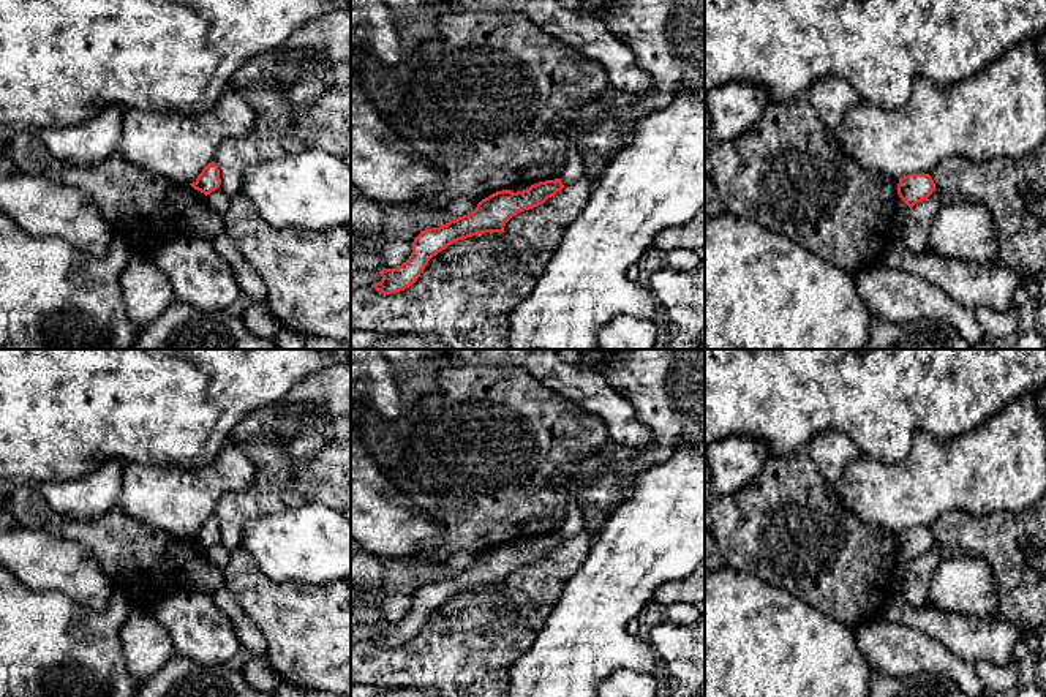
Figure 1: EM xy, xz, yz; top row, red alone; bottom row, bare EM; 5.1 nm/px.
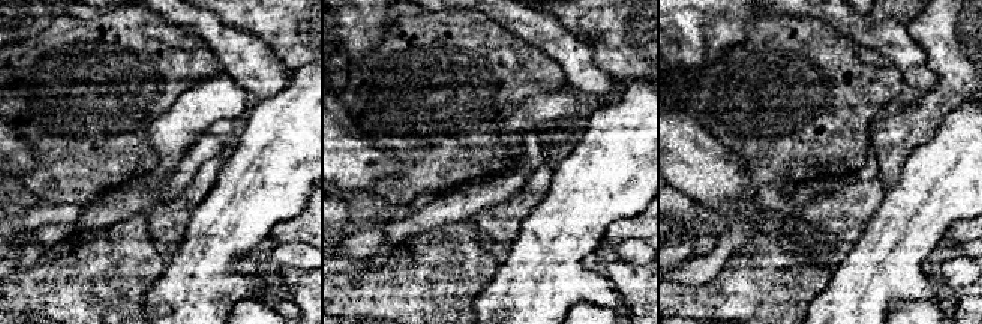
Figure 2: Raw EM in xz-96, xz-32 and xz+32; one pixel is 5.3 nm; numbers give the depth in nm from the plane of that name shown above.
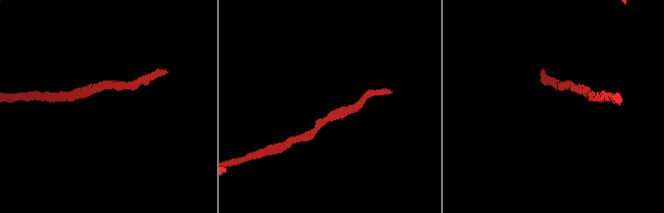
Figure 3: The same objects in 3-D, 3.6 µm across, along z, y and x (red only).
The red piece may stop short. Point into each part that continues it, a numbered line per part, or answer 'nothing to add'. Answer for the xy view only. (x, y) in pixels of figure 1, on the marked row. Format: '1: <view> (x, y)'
nothing to add

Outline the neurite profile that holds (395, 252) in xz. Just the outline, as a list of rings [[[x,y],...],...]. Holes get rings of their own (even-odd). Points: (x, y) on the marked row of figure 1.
[[[392,234],[381,250],[382,269],[397,269],[409,259],[411,253],[412,242],[401,240]]]

